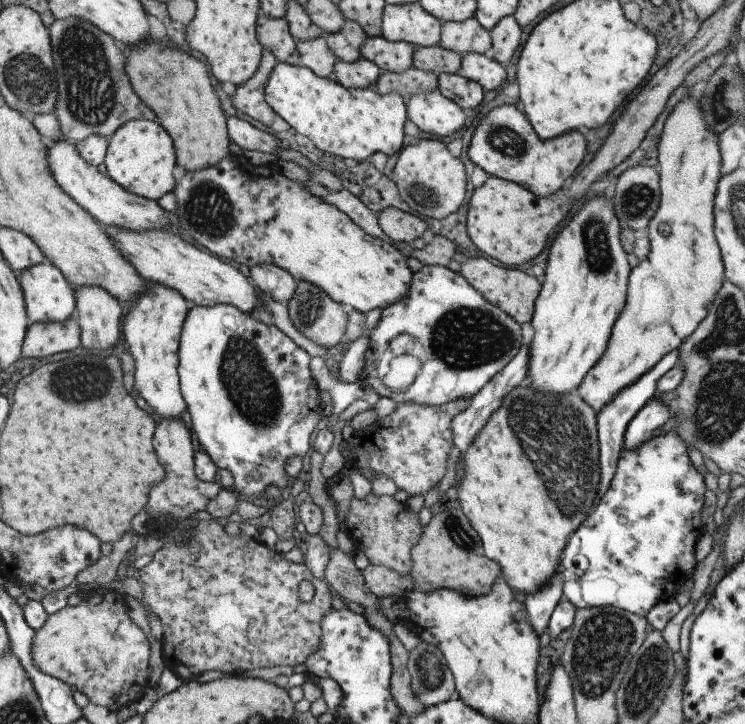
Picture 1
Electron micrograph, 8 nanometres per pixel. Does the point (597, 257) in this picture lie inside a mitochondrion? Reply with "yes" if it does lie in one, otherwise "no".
yes

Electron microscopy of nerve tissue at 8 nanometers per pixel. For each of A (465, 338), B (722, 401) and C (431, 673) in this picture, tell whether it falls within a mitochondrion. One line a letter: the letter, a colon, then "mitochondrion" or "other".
A: mitochondrion
B: mitochondrion
C: mitochondrion

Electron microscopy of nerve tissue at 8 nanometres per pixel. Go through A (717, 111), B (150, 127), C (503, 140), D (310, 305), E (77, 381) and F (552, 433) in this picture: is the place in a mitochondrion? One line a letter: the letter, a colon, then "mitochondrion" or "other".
A: mitochondrion
B: other
C: mitochondrion
D: mitochondrion
E: mitochondrion
F: mitochondrion

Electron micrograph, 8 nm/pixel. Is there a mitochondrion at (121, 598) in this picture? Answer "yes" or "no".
no

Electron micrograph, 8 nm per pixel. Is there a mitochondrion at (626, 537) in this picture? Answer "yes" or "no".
yes

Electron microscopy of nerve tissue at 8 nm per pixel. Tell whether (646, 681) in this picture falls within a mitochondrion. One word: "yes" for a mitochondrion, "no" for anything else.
yes

